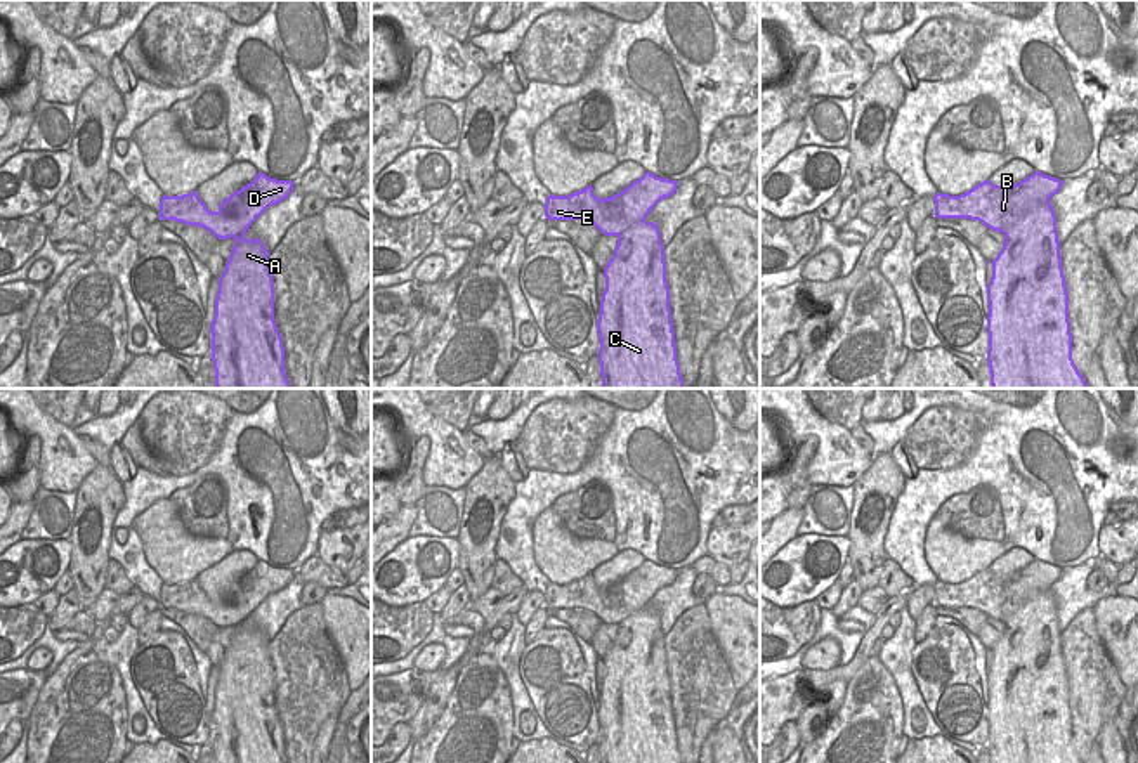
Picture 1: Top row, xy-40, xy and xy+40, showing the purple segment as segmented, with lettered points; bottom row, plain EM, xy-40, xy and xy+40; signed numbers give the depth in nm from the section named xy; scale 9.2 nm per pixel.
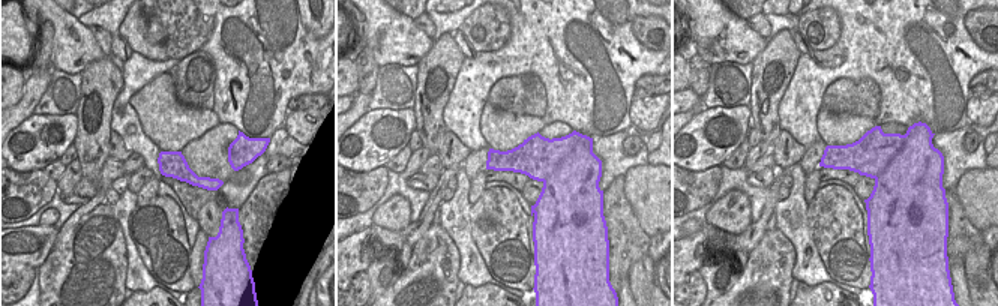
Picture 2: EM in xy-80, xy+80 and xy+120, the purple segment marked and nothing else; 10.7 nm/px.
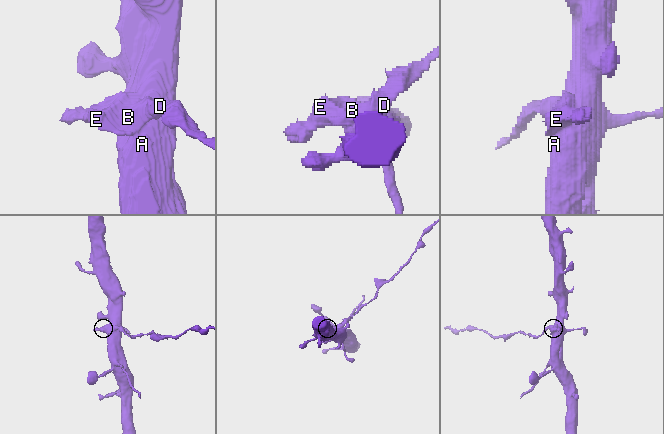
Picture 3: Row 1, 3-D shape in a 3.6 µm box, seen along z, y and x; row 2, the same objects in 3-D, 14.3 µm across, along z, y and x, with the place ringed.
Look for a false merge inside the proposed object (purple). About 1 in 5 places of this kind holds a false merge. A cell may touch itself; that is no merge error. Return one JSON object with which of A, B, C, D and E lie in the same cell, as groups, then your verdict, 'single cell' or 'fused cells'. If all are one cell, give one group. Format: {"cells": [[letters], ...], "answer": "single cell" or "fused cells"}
{"cells": [["A", "C"], ["B", "D", "E"]], "answer": "fused cells"}

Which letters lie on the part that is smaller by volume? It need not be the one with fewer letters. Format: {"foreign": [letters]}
{"foreign": ["B", "D", "E"]}

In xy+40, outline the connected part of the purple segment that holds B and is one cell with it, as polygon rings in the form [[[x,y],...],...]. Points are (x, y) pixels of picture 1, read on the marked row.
[[[1034,172],[1013,186],[994,186],[989,179],[965,194],[949,196],[937,192],[937,218],[970,218],[982,222],[987,229],[1003,232],[1024,213],[1039,203],[1050,201],[1063,186],[1063,180]]]

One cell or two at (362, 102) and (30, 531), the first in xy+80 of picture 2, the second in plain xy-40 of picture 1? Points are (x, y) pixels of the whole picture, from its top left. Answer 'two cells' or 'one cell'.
two cells

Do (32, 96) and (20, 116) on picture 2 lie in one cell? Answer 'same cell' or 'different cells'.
same cell

